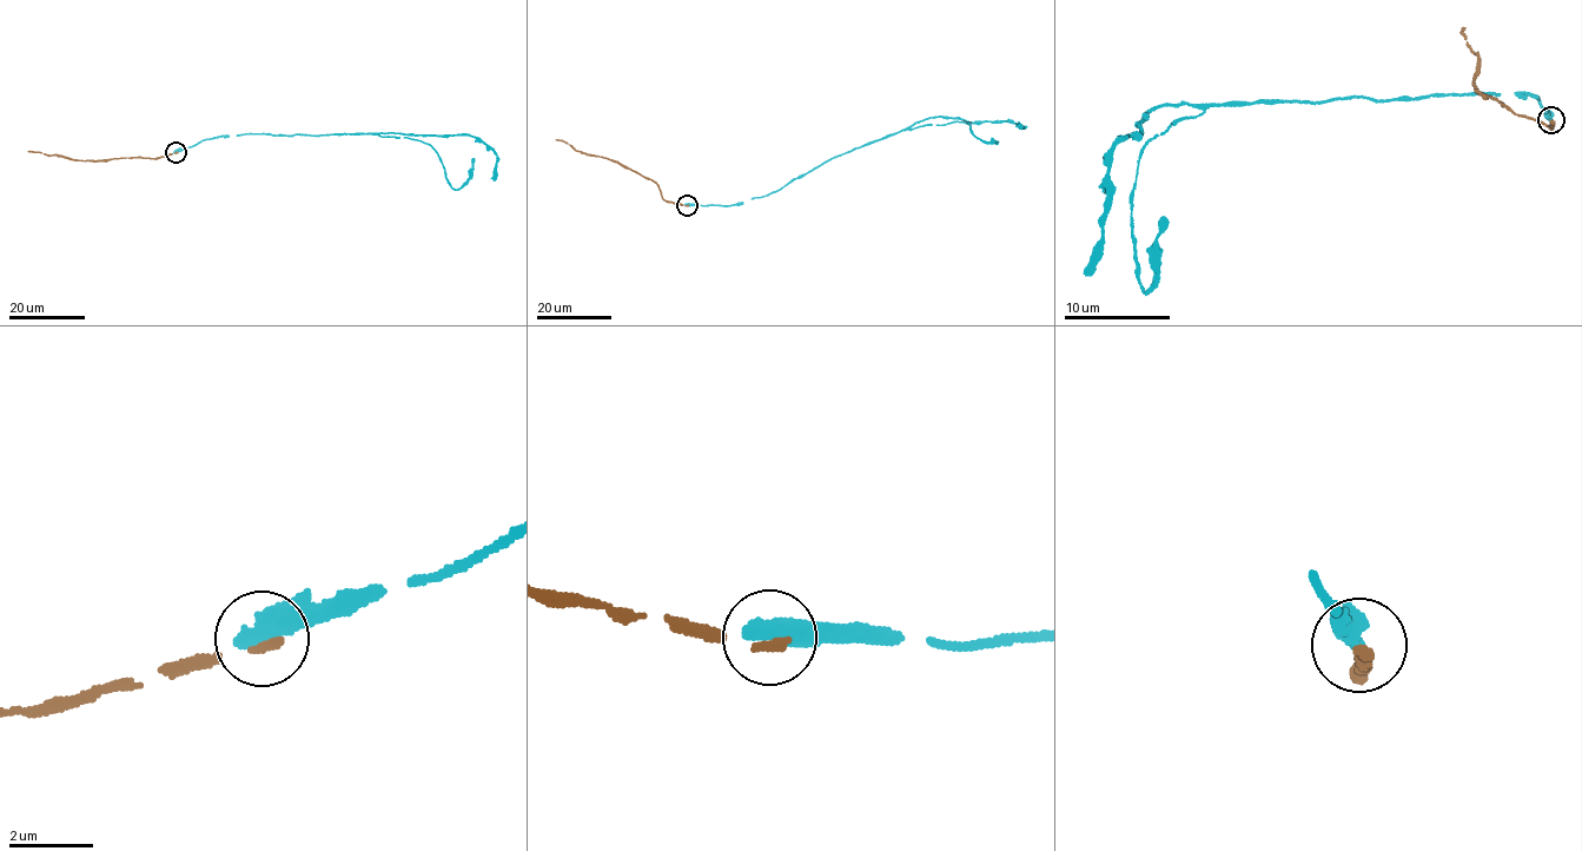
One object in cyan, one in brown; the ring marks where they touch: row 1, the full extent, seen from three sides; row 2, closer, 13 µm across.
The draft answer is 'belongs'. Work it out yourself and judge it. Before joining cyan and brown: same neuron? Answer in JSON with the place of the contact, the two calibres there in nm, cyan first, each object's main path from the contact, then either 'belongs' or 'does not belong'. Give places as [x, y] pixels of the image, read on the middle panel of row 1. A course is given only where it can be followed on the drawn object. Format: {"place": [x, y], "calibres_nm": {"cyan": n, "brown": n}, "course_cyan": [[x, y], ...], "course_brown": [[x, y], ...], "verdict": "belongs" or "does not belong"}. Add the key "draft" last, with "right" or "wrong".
{"place": [687, 205], "calibres_nm": {"cyan": 550, "brown": 240}, "course_cyan": [[687, 204], [740, 204], [765, 196], [836, 156], [929, 118], [1008, 121], [1024, 126], [1021, 129], [1019, 124]], "course_brown": [[687, 205], [666, 202], [654, 182], [617, 163], [575, 151], [556, 139]], "verdict": "does not belong", "draft": "wrong"}

